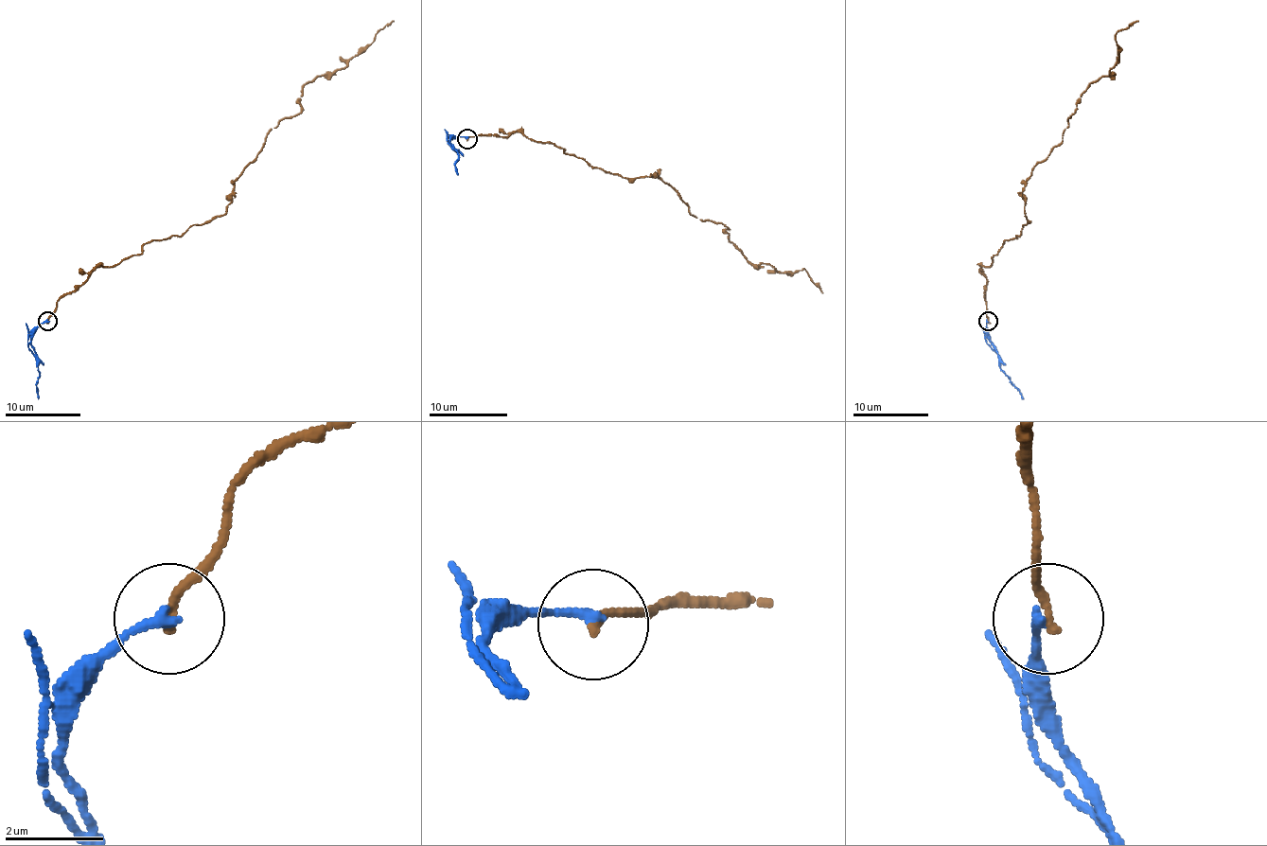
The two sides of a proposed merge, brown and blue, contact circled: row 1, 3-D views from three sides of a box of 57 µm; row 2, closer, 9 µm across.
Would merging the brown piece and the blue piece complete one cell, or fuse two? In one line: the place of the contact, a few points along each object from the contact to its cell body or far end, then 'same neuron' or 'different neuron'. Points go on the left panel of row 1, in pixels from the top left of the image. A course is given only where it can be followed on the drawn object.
(47, 321) | brown via (47, 322), (98, 267), (225, 212), (233, 181), (267, 132), (301, 111), (301, 88), (343, 69), (394, 20) | blue via (47, 322), (40, 326), (32, 343), (40, 373), (36, 386), (38, 399) | different neuron

